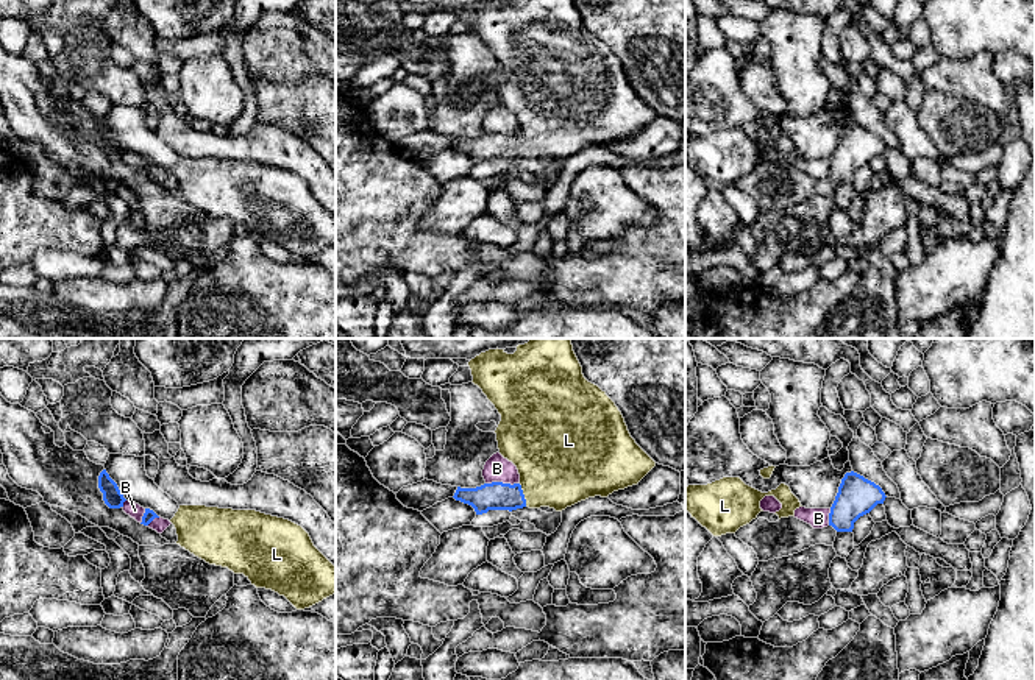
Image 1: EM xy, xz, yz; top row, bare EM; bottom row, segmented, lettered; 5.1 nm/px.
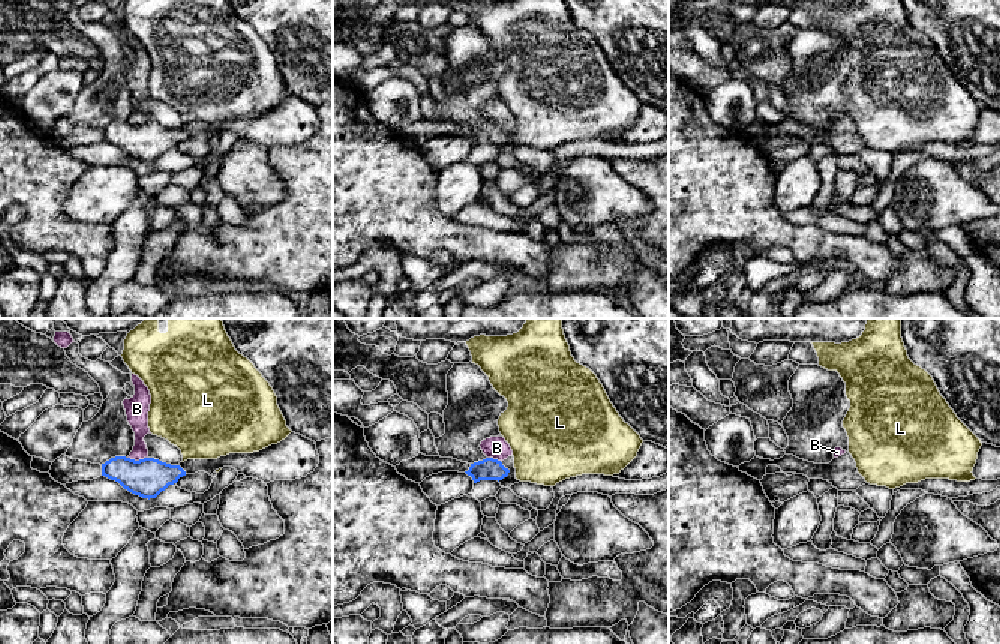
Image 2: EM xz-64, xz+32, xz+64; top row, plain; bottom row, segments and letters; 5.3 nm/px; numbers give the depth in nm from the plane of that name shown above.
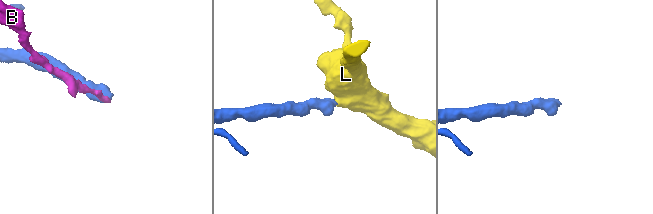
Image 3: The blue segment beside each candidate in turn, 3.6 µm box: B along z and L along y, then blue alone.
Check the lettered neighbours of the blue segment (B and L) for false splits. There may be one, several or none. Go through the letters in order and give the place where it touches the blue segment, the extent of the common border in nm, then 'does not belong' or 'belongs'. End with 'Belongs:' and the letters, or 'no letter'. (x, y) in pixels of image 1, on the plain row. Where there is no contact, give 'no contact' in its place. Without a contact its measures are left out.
B: xz (501, 133) | 170 nm | does not belong
L: xz (523, 145) | 130 nm | belongs
Belongs: L

